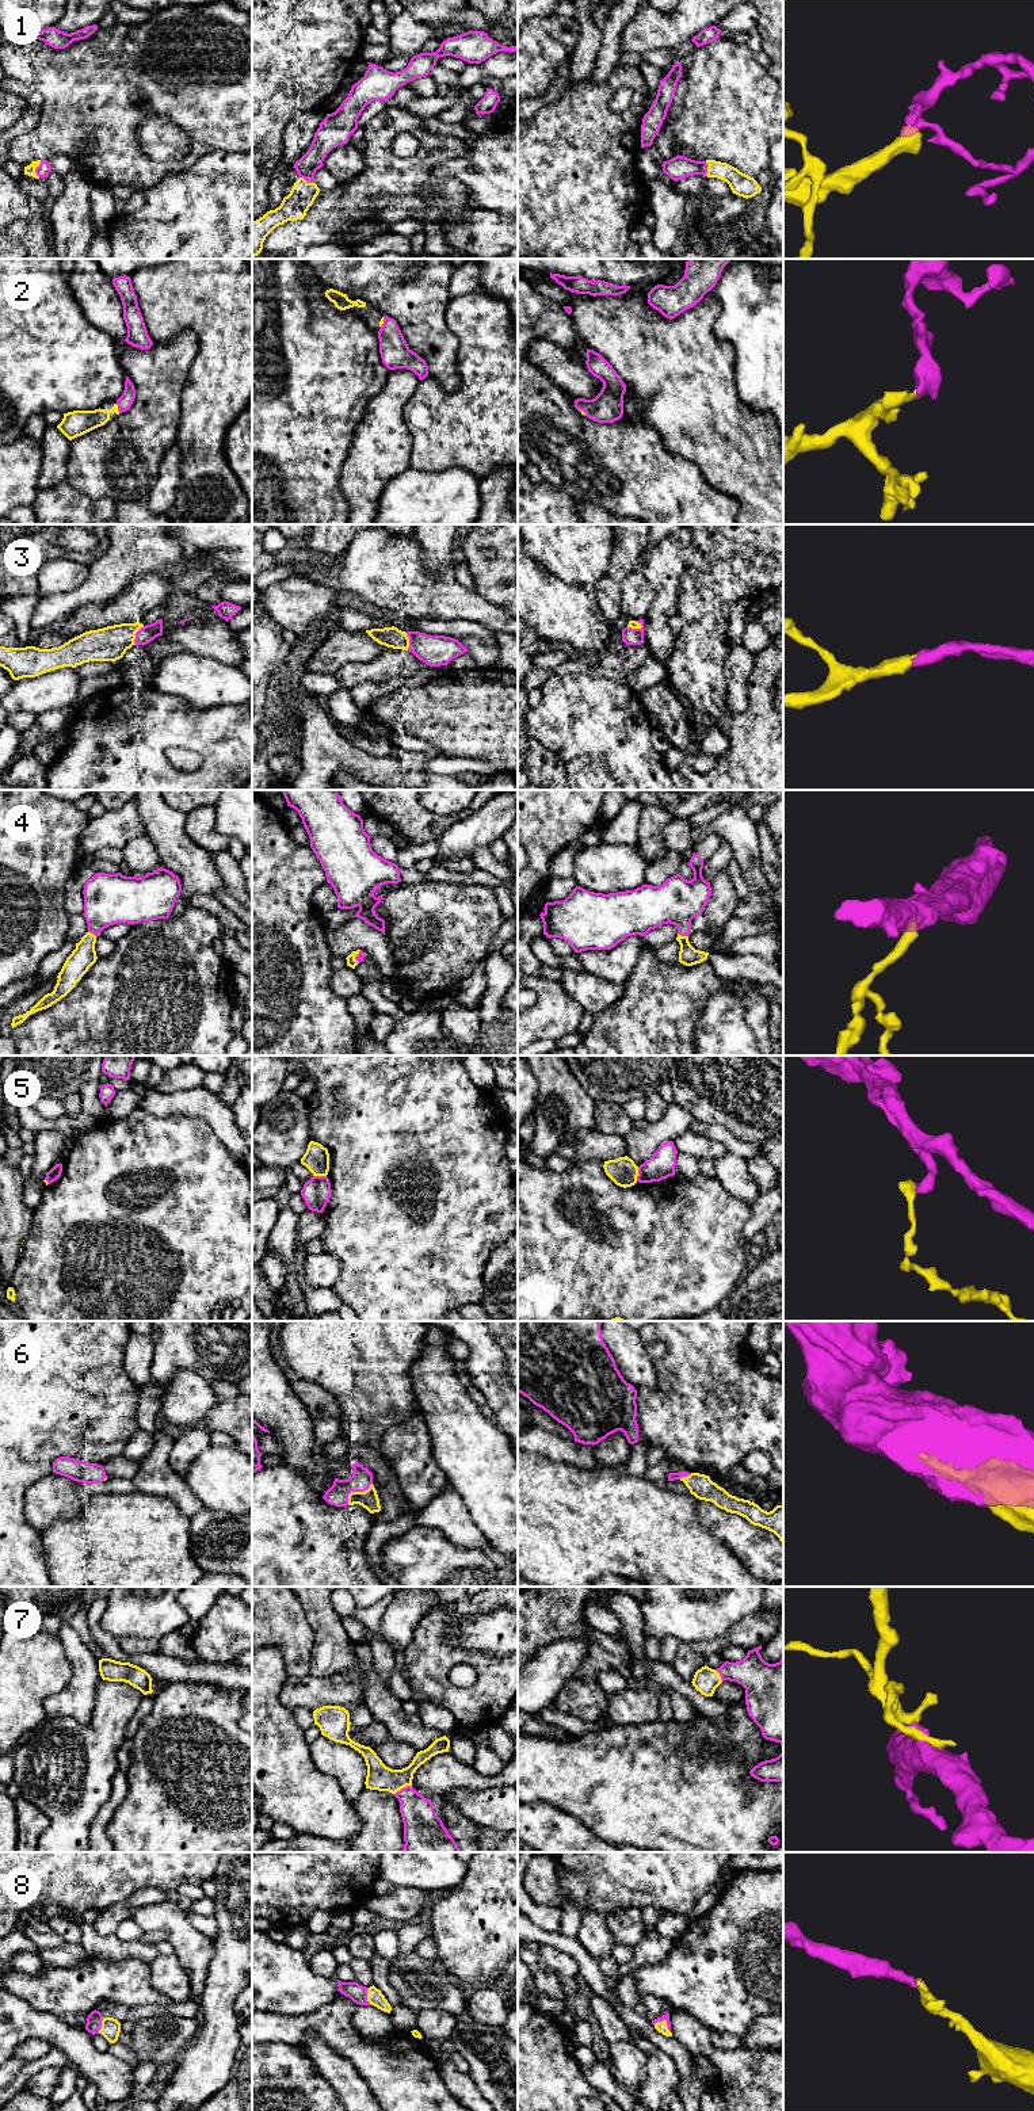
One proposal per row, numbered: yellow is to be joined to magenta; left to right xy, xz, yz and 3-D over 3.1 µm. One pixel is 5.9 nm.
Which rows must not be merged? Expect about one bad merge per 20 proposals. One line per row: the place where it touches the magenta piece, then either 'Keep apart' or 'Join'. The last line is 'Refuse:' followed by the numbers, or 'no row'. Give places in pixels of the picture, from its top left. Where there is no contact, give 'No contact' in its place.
1: Touches magenta at xy (35, 168). Join
2: Touches magenta at xy (118, 408). Join
3: Touches magenta at xy (136, 634). Join
4: Touches magenta at yz (683, 935). Join
5: Touches magenta at yz (638, 1174). Keep apart
6: Touches magenta at xz (355, 1491). Join
7: Touches magenta at xz (404, 1787). Join
8: Touches magenta at yz (664, 2019). Join
Refuse: 5

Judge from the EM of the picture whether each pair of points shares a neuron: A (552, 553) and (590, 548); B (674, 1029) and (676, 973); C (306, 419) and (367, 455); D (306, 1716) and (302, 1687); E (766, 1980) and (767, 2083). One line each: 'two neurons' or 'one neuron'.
A: one neuron
B: one neuron
C: two neurons
D: two neurons
E: two neurons

